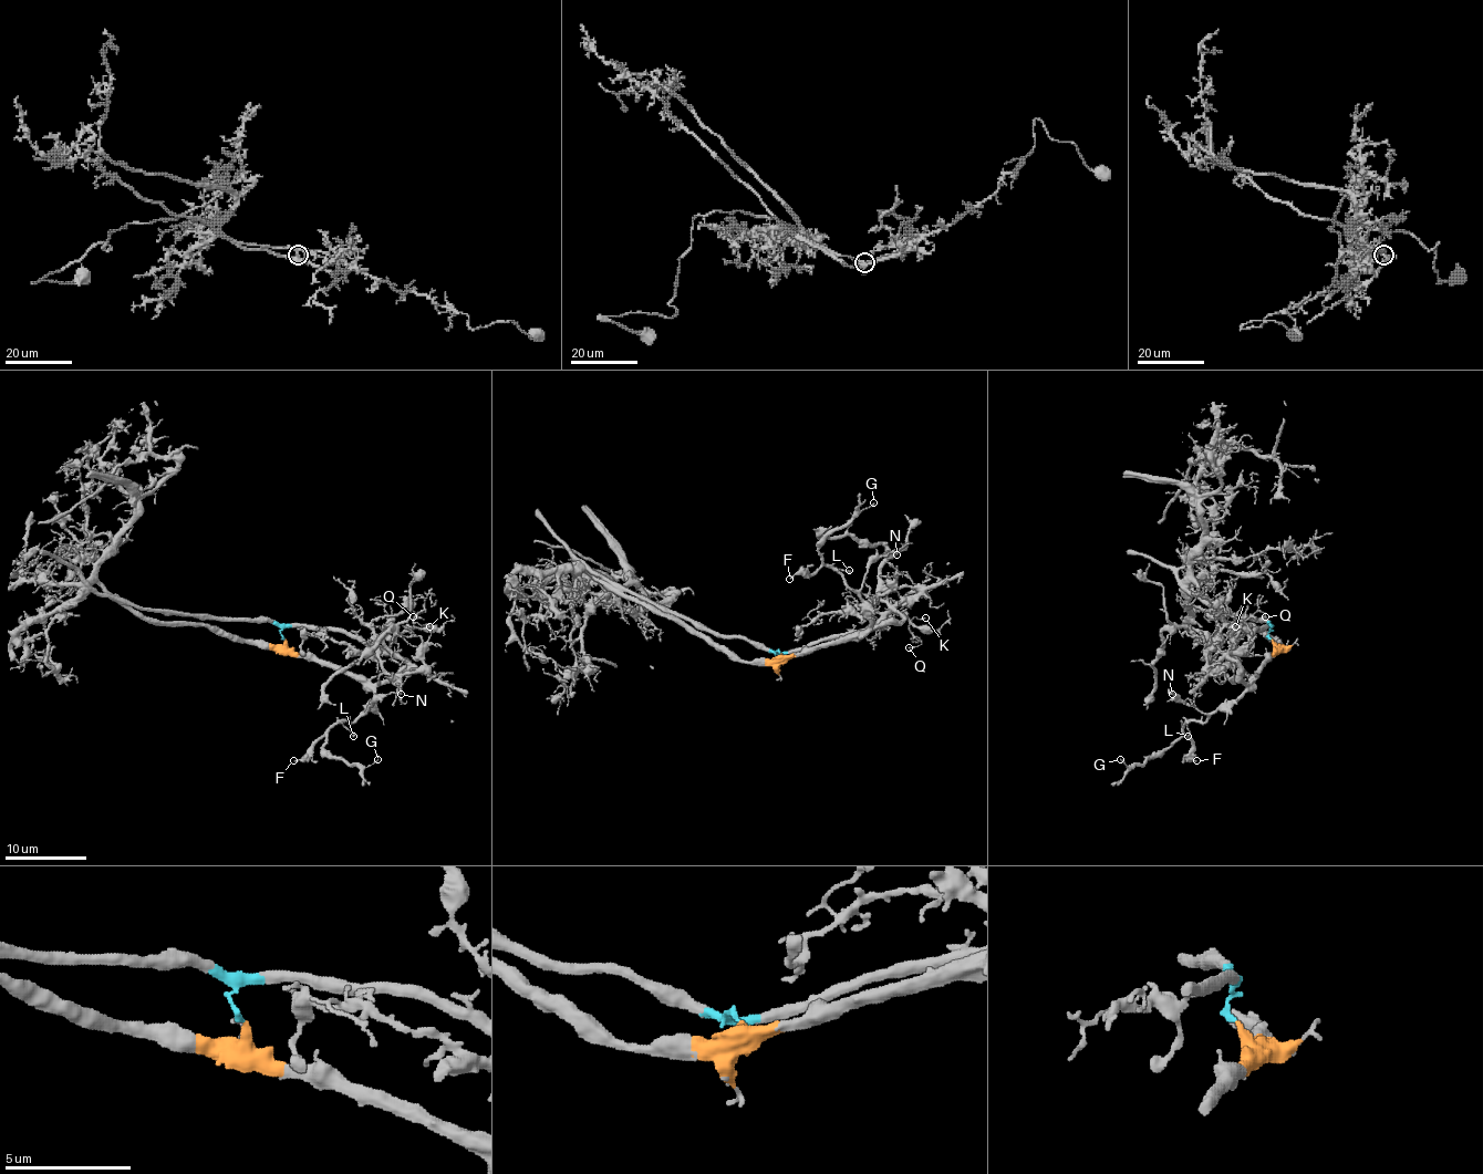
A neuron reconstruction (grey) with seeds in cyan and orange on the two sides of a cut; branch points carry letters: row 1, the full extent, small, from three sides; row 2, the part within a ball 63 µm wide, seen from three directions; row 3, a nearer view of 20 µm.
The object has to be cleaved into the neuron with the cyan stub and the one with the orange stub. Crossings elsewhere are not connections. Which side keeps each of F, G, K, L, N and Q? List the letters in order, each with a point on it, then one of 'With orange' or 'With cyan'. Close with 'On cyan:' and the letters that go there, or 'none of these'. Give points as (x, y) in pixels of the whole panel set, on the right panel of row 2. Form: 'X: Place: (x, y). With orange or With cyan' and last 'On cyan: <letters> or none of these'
F: Place: (1196, 760). With orange
G: Place: (1120, 759). With orange
K: Place: (1235, 626). With cyan
L: Place: (1188, 736). With orange
N: Place: (1172, 694). With orange
Q: Place: (1265, 616). With cyan
On cyan: K, Q

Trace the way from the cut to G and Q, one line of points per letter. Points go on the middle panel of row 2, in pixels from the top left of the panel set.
G: (780, 654), (807, 654), (854, 640), (869, 625), (867, 605), (822, 562), (819, 551), (829, 534), (873, 502)
Q: (780, 654), (776, 652), (859, 634), (893, 613), (910, 623), (910, 632), (922, 642), (908, 647)

